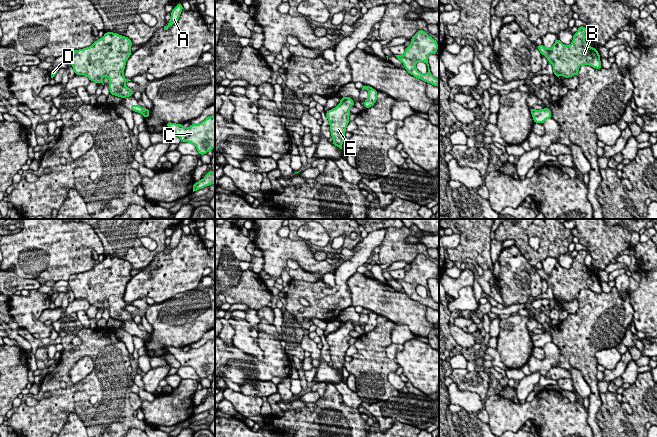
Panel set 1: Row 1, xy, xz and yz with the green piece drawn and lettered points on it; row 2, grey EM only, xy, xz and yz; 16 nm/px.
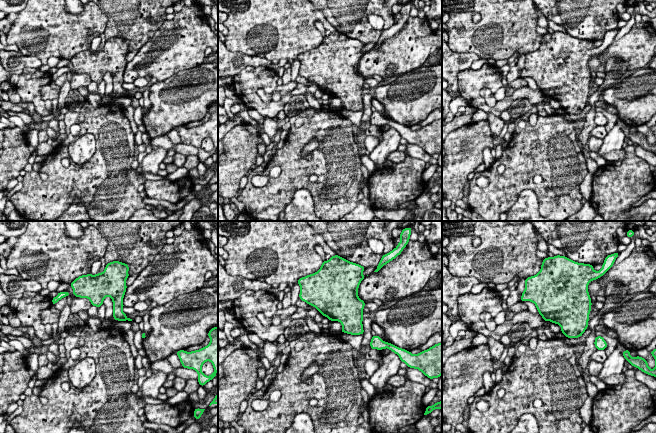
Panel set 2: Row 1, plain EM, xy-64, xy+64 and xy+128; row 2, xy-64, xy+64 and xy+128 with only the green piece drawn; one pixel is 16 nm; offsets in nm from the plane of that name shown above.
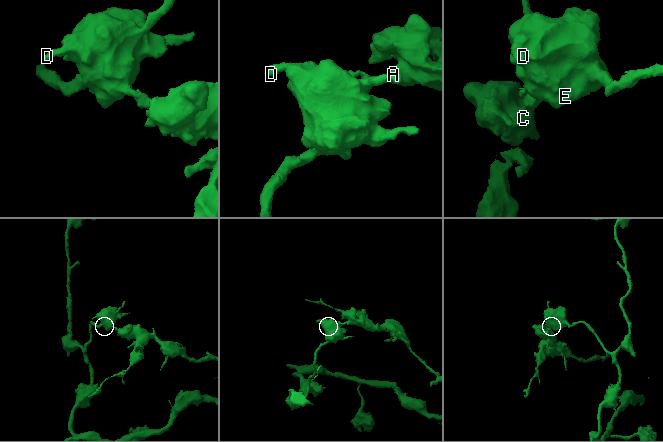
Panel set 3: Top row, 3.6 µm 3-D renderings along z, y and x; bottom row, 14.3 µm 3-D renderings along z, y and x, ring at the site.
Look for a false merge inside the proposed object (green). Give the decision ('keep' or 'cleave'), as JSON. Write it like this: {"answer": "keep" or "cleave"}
{"answer": "cleave"}

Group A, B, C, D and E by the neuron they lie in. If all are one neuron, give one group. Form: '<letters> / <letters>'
A B D E / C

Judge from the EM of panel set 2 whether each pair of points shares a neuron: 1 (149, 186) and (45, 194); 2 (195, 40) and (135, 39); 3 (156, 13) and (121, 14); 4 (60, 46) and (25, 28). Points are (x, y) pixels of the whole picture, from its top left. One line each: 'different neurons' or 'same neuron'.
1: different neurons
2: different neurons
3: same neuron
4: same neuron

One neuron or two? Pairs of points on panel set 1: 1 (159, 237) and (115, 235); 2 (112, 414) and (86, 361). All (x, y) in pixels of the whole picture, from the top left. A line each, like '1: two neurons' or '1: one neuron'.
1: one neuron
2: two neurons

